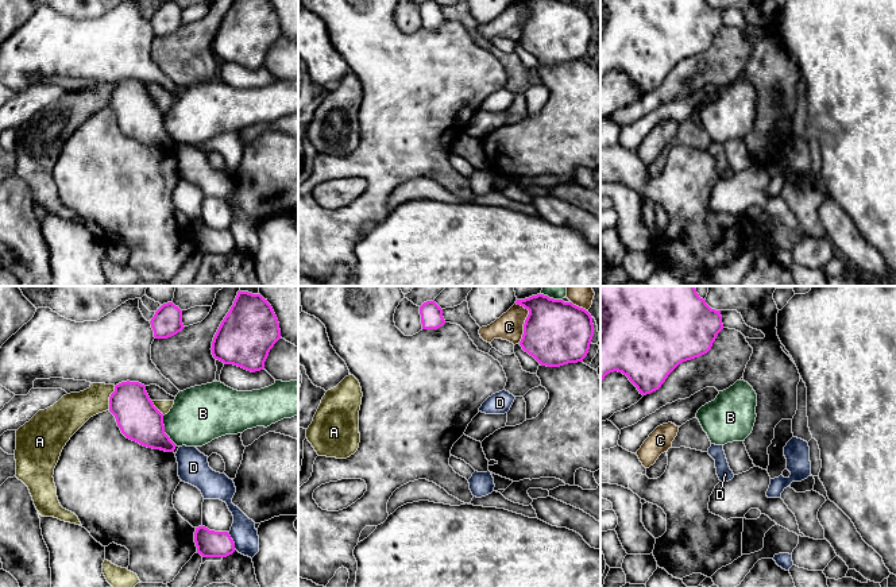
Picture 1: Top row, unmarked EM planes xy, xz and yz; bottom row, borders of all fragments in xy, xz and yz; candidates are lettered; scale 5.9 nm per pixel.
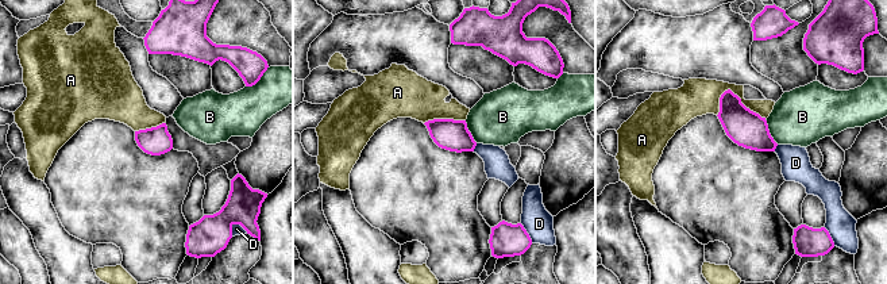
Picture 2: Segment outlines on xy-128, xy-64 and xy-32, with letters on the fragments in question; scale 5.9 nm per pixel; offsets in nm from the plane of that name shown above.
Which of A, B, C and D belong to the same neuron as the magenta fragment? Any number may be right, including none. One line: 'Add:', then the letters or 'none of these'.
Add: none of these

